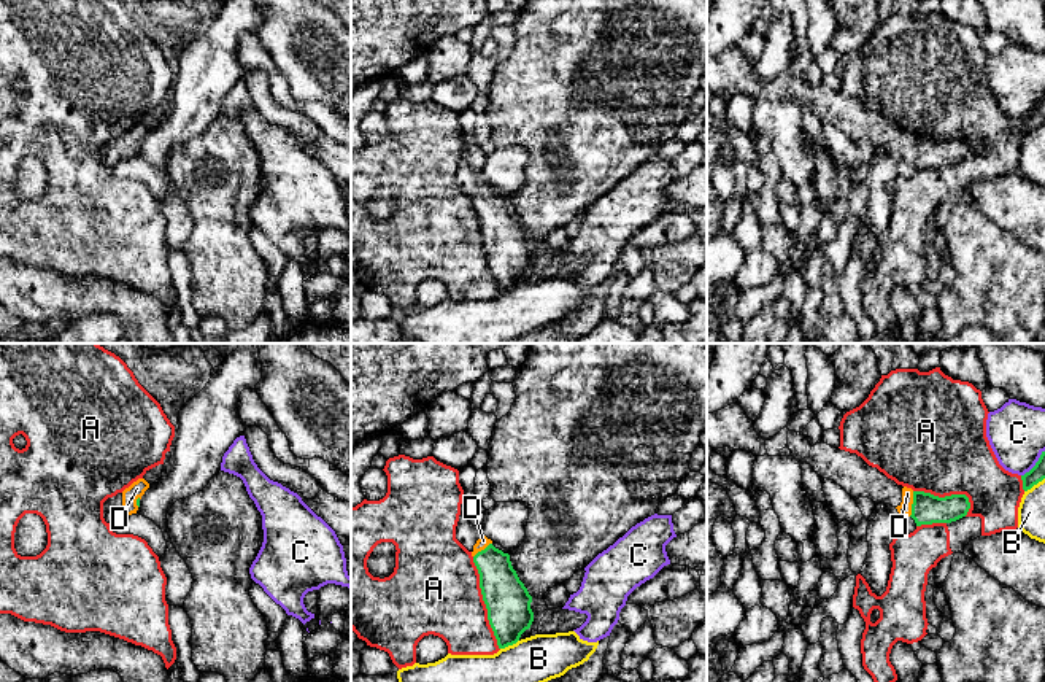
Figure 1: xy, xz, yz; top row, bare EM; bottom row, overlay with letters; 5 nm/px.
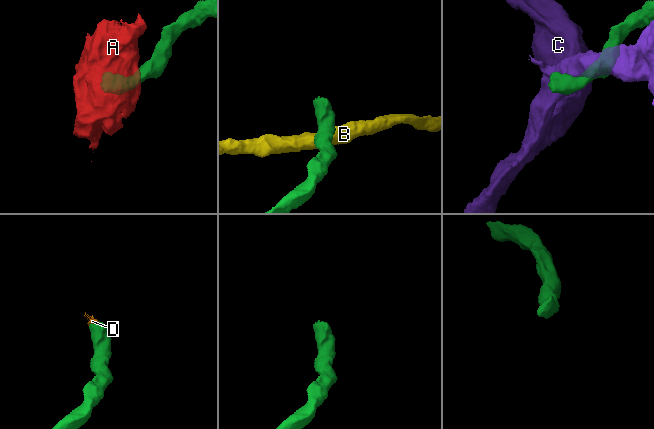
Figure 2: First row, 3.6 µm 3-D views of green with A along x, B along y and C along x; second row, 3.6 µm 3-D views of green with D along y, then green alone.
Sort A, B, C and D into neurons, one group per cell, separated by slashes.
A / B / C / D

